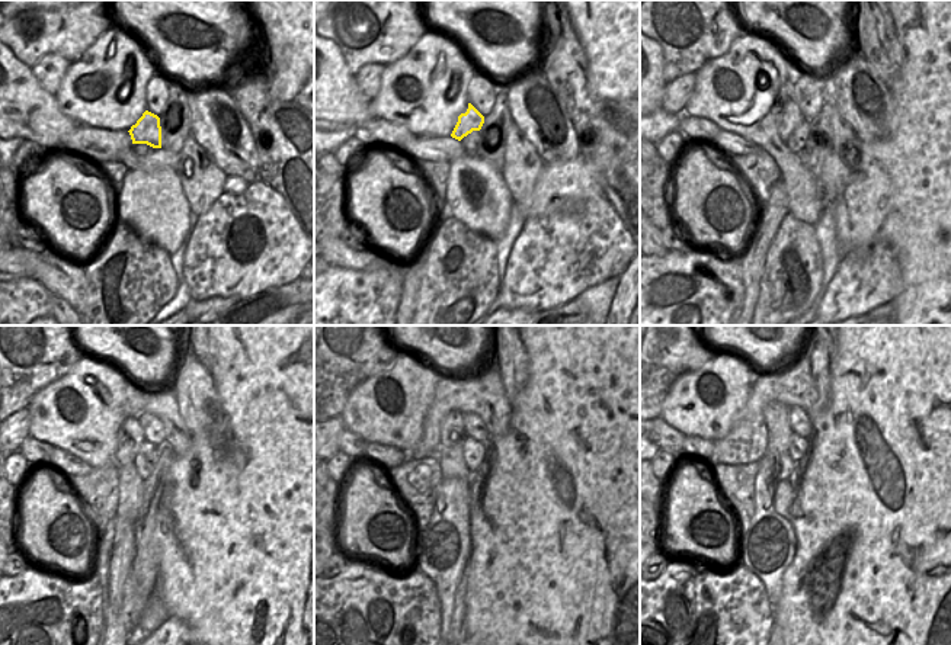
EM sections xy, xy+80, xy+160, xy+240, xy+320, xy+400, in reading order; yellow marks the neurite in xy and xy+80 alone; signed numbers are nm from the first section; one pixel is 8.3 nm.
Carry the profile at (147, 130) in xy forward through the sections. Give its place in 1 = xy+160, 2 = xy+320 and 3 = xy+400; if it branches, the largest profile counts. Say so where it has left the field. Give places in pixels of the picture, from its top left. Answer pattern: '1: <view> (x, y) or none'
1: xy+160 (787, 124)
2: xy+320 (450, 416)
3: xy+400 (769, 416)

